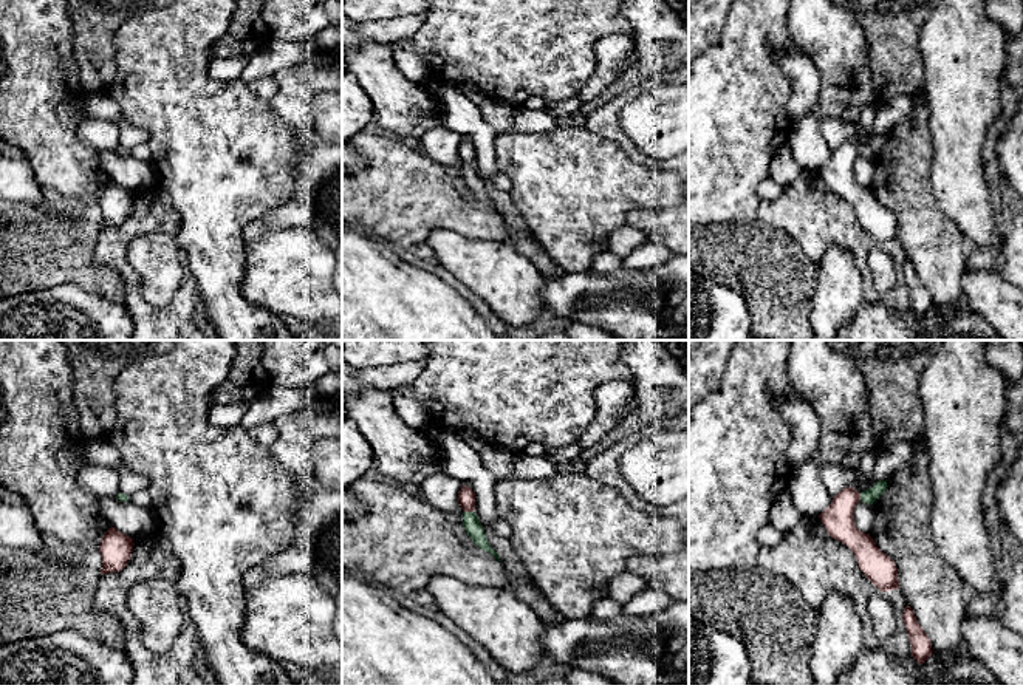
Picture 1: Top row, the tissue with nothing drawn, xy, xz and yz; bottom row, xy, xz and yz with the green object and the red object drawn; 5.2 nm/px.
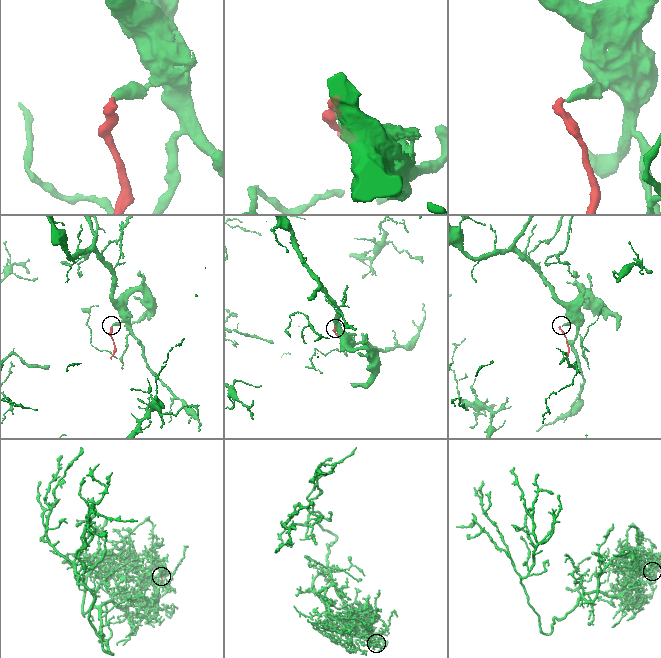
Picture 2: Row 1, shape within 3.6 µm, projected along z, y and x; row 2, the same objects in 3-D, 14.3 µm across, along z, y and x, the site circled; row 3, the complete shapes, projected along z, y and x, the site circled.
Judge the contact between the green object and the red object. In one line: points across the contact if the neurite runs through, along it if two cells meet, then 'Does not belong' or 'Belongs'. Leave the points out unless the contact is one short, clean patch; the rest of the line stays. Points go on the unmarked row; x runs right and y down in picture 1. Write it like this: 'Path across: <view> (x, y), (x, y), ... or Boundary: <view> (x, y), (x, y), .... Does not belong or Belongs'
Path across: xz (471, 177), (469, 166), (466, 152). Belongs

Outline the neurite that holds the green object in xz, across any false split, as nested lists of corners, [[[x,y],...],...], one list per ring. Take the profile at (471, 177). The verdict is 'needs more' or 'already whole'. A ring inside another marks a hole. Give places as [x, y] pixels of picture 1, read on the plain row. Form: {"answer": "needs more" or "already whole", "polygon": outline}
{"answer": "needs more", "polygon": [[[463,138],[461,144],[458,145],[458,156],[463,161],[463,179],[467,186],[467,189],[472,192],[472,195],[483,204],[489,206],[492,210],[495,210],[498,215],[498,207],[491,201],[488,196],[486,187],[478,175],[478,170],[474,167],[475,164],[475,147],[470,141],[466,141]]]}

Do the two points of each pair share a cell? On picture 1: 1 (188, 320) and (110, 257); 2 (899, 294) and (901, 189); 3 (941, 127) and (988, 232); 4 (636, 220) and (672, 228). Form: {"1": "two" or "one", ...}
{"1": "one", "2": "two", "3": "one", "4": "one"}

